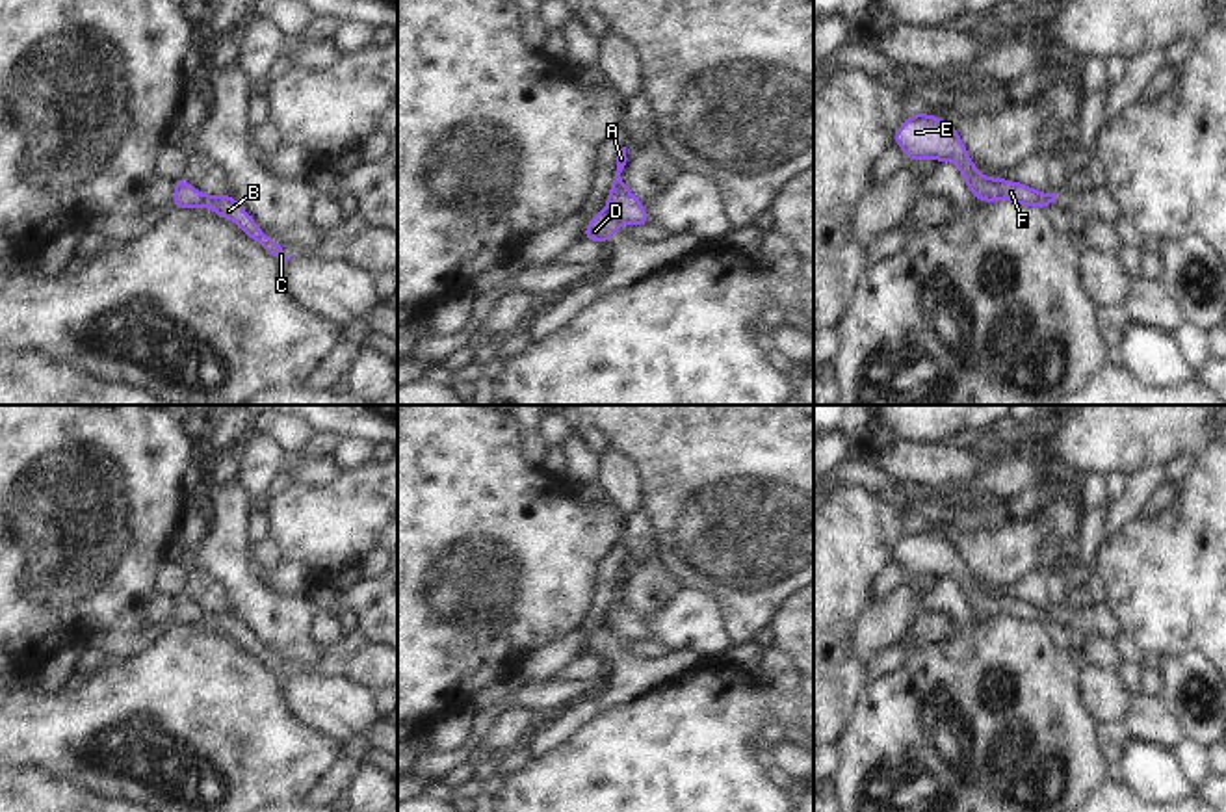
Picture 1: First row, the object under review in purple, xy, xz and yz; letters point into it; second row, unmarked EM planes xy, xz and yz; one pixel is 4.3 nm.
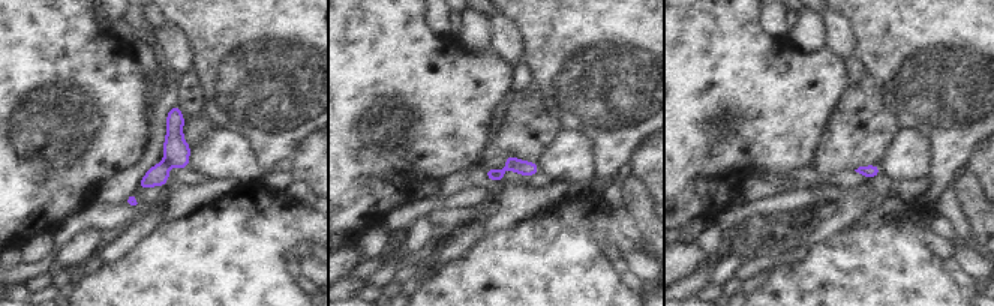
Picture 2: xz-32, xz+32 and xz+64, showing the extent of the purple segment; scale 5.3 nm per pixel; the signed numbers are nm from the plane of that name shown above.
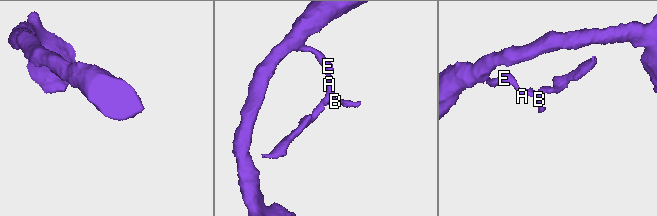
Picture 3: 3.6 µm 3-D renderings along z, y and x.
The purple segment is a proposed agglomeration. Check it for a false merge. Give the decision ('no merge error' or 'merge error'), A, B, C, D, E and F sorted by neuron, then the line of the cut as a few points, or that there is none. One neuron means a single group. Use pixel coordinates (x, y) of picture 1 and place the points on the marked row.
merge error; groups A B C E F / D; cut xz (606, 207), (619, 223)

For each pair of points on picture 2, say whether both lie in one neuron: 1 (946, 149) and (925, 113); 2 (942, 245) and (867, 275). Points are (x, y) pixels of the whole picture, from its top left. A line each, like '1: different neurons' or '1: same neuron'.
1: same neuron
2: different neurons

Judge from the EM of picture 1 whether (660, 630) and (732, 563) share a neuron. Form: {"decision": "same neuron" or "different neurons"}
{"decision": "different neurons"}

